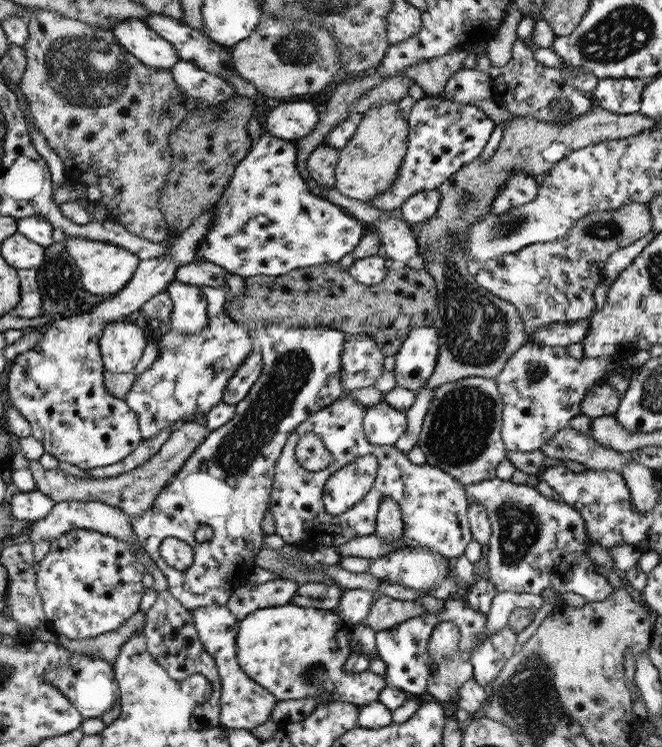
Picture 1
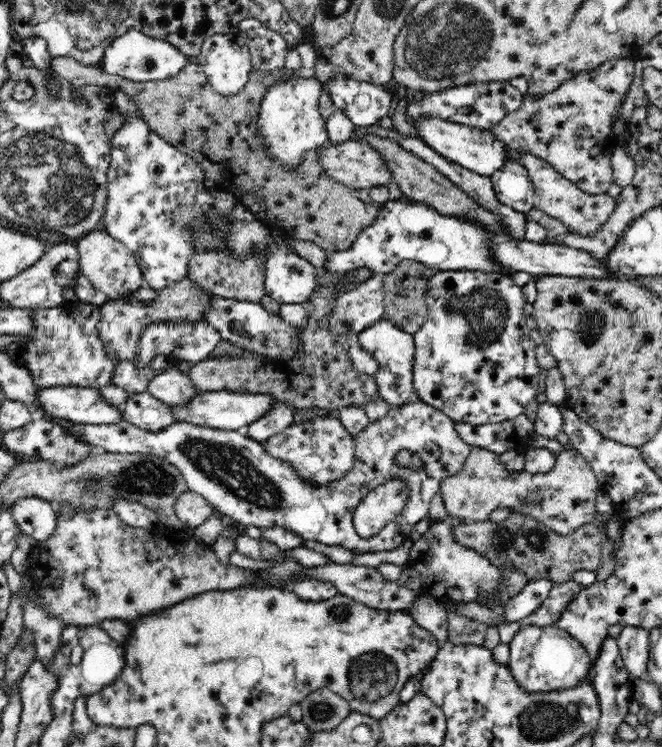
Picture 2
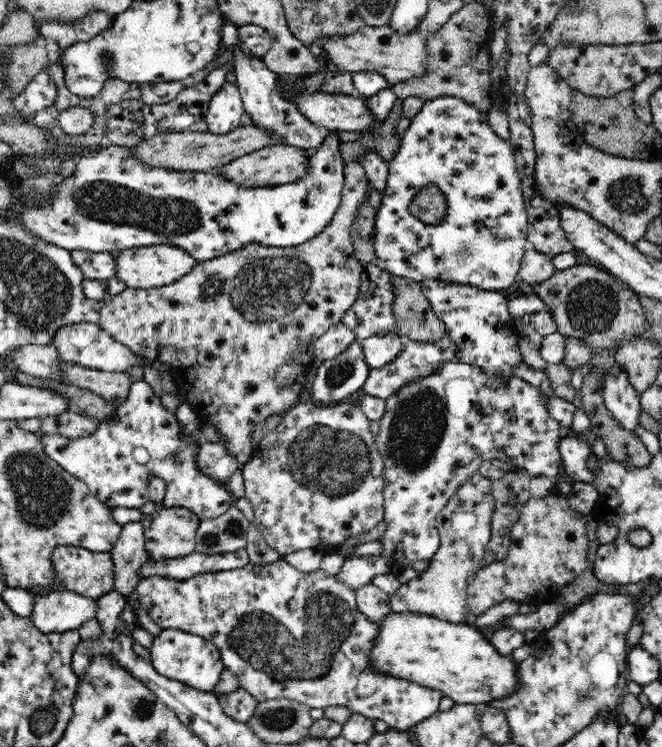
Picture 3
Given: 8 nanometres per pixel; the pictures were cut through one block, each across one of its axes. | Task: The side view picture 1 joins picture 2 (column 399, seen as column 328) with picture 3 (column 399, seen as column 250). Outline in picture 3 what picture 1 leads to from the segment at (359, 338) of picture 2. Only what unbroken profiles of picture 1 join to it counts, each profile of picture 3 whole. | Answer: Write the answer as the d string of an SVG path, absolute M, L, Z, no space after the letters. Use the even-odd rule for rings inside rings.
M456 360L442 364L434 375L415 380L415 383L406 383L385 403L386 410L380 420L375 446L384 462L383 520L388 522L388 530L382 535L382 557L389 561L392 571L410 568L418 560L431 561L440 546L437 529L439 512L484 461L498 459L511 467L527 470L532 476L547 478L556 476L560 470L561 426L548 414L548 407L544 406L544 399L540 398L536 386L516 376L496 376L476 365Z

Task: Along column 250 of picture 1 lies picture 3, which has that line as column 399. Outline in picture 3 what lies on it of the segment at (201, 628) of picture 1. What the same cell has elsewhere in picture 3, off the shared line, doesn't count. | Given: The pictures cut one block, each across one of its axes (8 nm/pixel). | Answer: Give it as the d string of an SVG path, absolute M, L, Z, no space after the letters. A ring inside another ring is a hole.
M283 559L264 565L249 563L244 568L198 574L184 580L148 577L139 581L135 594L142 609L162 630L178 629L212 642L224 666L236 674L240 686L258 703L289 699L310 708L344 706L368 718L383 720L390 729L406 731L436 714L444 697L442 692L415 681L376 674L369 668L368 656L379 625L359 611L353 588L321 569L302 572Z

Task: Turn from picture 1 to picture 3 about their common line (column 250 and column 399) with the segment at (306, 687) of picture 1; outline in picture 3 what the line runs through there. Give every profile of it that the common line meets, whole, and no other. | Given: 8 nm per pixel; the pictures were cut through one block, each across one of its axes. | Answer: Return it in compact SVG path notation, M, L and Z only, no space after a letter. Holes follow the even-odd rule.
M390 611L378 624L378 634L373 640L369 654L369 668L376 674L387 674L394 678L415 681L426 688L442 692L452 699L455 705L489 705L492 700L504 700L519 687L519 663L496 650L472 622L449 623L430 615Z

